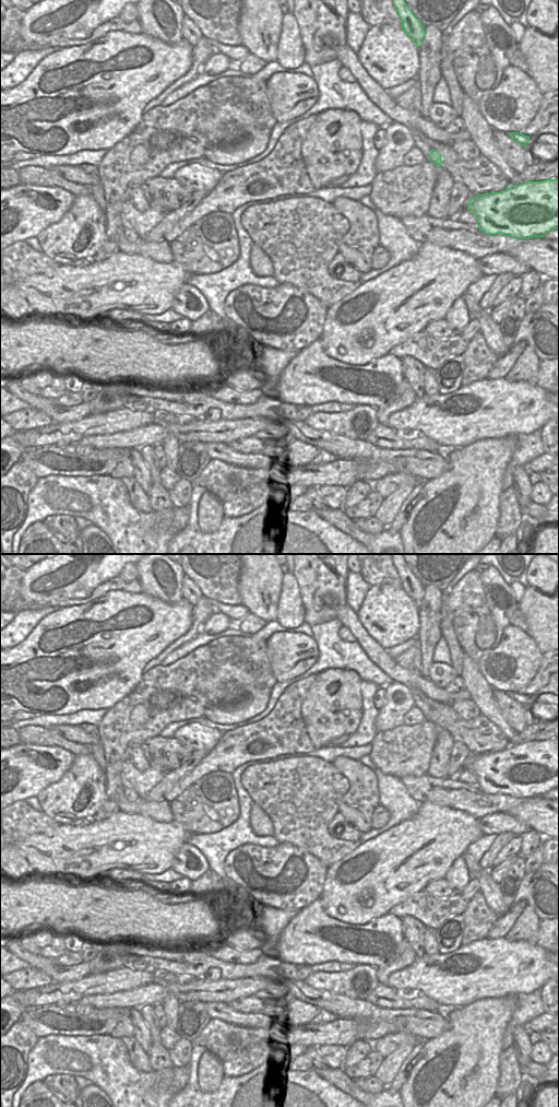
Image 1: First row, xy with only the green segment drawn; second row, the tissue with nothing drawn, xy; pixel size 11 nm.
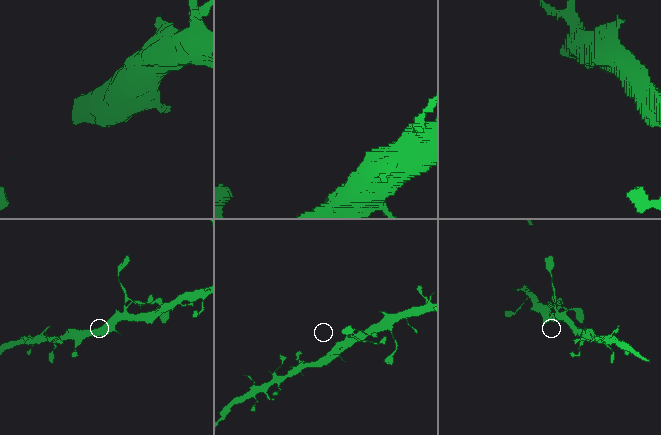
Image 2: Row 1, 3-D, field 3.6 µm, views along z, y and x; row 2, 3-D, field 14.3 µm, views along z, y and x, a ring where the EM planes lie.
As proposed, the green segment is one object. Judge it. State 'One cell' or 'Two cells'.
Two cells.

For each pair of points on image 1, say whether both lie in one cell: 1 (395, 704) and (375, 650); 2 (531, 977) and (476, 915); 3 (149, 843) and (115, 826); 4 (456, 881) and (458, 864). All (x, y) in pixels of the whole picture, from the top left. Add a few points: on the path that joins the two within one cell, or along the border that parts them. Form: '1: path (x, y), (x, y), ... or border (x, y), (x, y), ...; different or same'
1: border (393, 681), (399, 681), (408, 687); different
2: border (487, 937), (463, 945); different
3: path (140, 843), (133, 837), (126, 837), (123, 835); same
4: path (458, 876), (458, 869); same

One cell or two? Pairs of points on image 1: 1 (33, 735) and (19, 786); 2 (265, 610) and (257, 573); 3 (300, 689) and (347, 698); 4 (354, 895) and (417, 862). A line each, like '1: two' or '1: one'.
1: two
2: one
3: two
4: one

